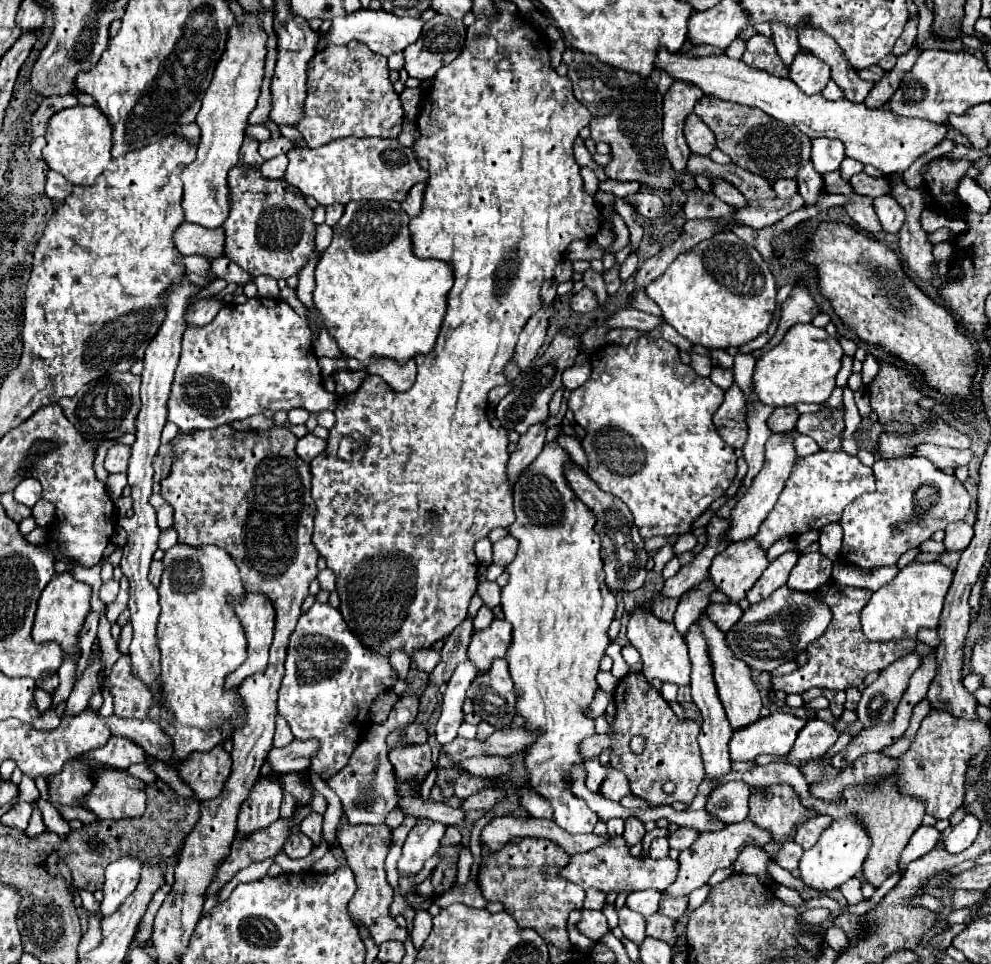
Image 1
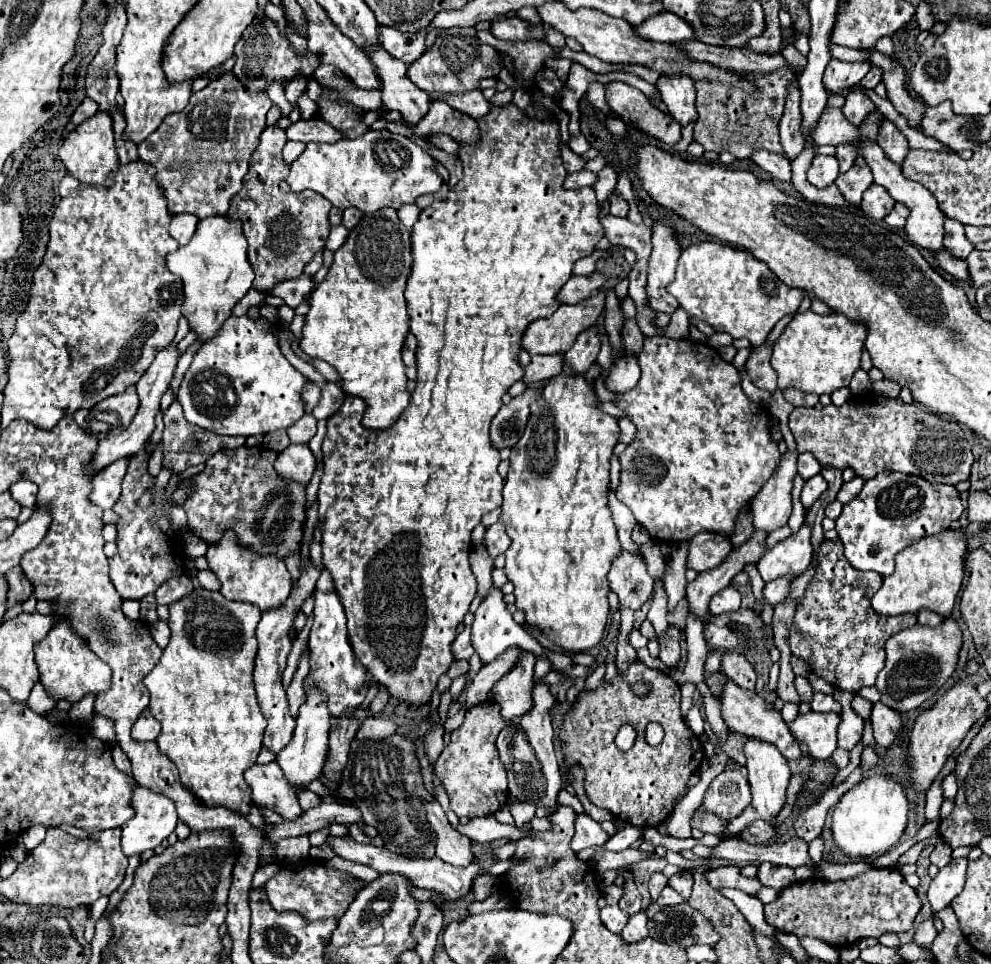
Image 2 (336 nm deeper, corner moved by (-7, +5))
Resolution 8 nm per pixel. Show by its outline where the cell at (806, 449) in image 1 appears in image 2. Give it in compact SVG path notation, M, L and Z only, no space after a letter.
M799 453L797 459L797 471L801 473L803 479L809 479L819 473L819 461L811 453Z

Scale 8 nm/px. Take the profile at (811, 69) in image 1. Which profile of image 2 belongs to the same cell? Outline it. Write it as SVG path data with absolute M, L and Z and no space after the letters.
M831 59L825 69L825 75L823 75L823 85L831 93L849 89L849 87L857 85L869 69L871 69L869 63L845 63L839 59Z

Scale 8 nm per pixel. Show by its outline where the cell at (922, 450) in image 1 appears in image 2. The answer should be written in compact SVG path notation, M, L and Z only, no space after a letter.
M877 393L853 395L845 405L827 405L823 409L793 409L789 429L795 435L797 451L811 451L819 463L831 463L839 469L853 467L863 479L875 477L881 469L921 475L931 483L951 483L969 479L973 463L971 445L957 423L943 421L935 413L905 405L899 397L881 397Z

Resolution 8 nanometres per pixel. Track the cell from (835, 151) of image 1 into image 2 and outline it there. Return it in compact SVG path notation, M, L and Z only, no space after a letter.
M815 155L811 169L807 171L807 179L815 187L831 185L839 175L839 161L835 155Z

